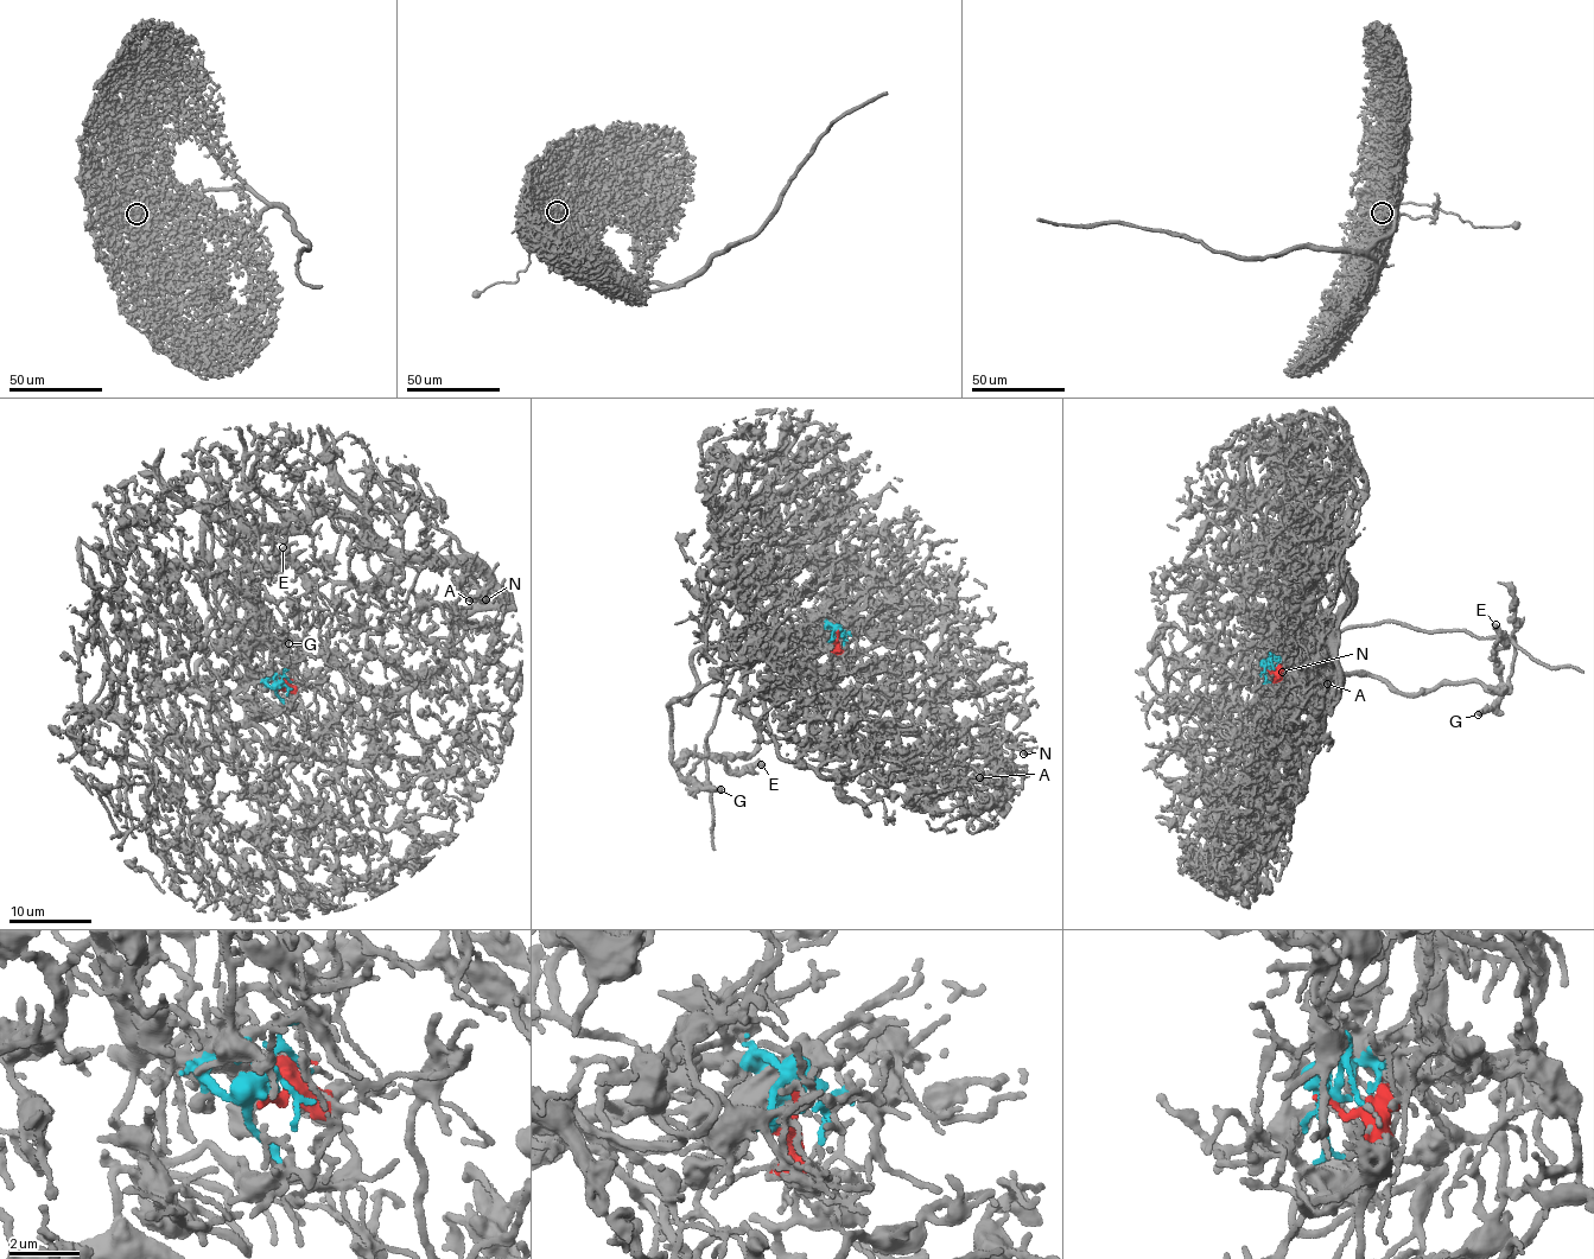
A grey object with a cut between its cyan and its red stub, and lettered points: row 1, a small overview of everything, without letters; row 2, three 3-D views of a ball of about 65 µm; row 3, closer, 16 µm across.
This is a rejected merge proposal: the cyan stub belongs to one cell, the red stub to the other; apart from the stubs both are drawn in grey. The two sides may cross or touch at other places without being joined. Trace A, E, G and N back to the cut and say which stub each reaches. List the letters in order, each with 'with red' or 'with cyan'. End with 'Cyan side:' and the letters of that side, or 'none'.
A: with red
E: with cyan
G: with cyan
N: with red
Cyan side: E, G

